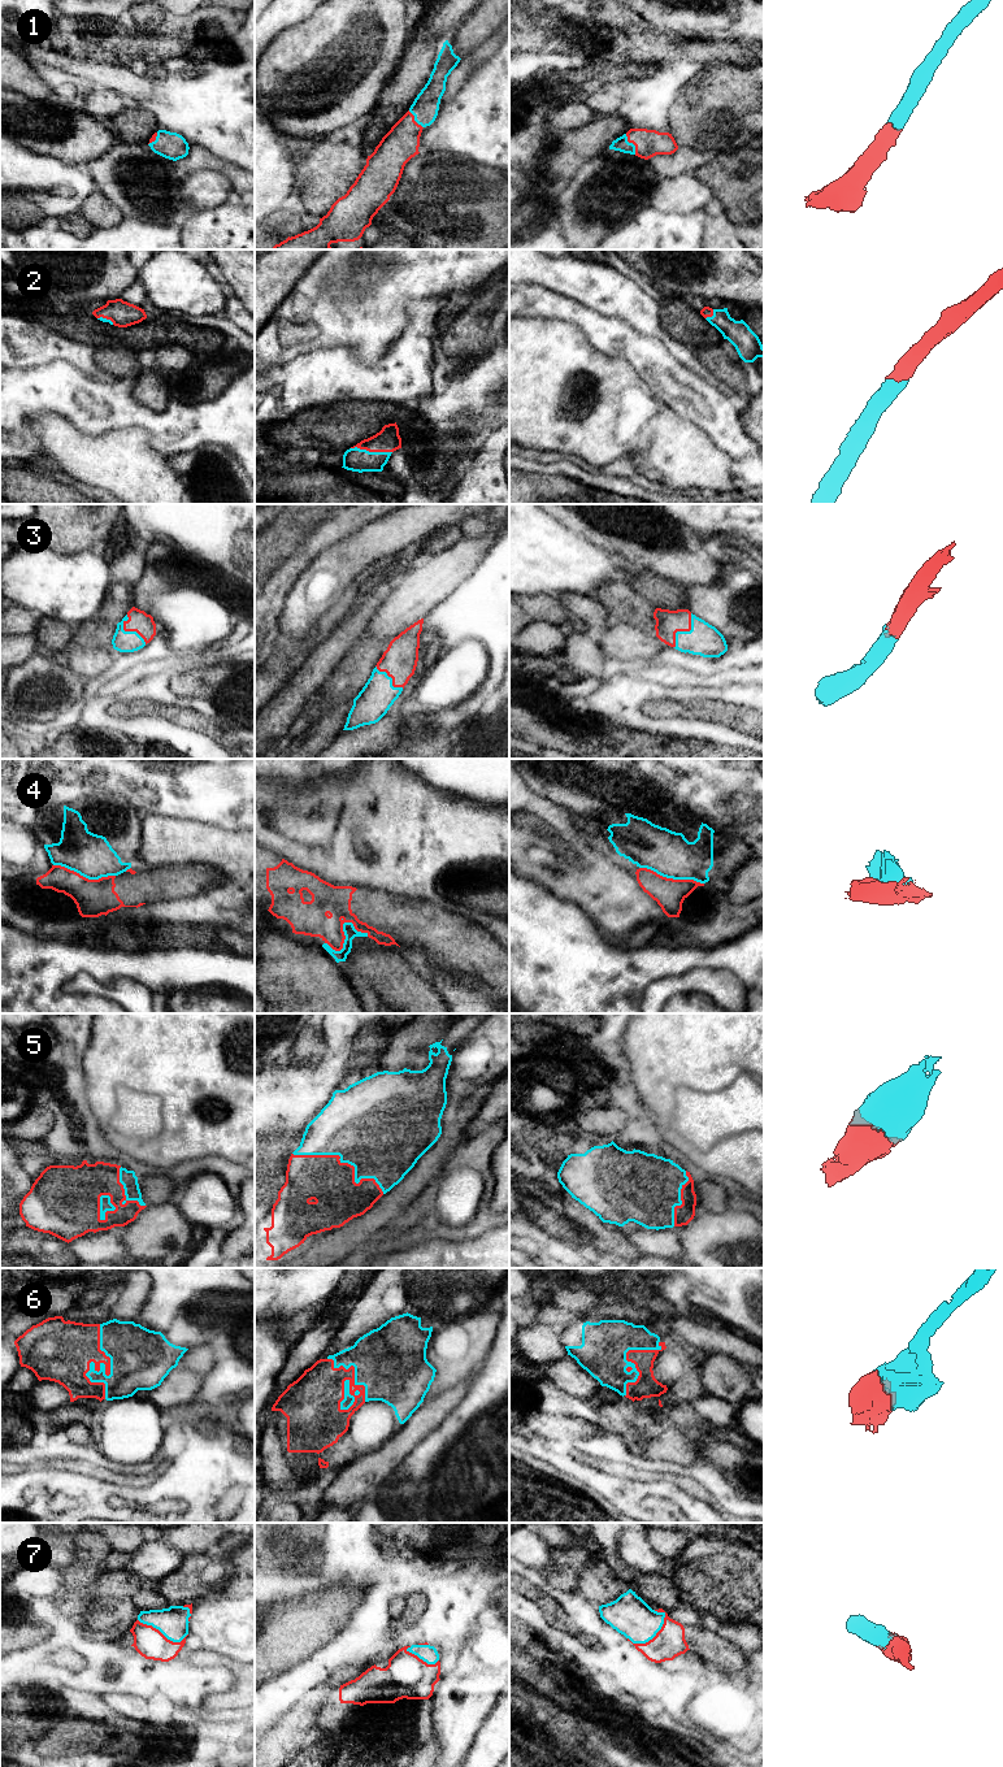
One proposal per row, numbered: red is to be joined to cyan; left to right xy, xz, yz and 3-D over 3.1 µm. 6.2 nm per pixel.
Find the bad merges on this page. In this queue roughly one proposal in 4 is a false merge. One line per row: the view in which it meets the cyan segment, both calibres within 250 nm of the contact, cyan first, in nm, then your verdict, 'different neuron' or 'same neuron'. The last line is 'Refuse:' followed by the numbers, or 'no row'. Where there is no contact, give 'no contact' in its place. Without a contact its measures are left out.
1: contact in yz; calibres 90 and 170 nm; same neuron
2: contact in xz; calibres 140 and 150 nm; same neuron
3: contact in yz; calibres 200 and 160 nm; same neuron
4: contact in xz; calibres 80 and 200 nm; different neuron
5: contact in xz; calibres 500 and 280 nm; same neuron
6: contact in xy; calibres 380 and 360 nm; same neuron
7: contact in yz; calibres 240 and 190 nm; same neuron
Refuse: 4

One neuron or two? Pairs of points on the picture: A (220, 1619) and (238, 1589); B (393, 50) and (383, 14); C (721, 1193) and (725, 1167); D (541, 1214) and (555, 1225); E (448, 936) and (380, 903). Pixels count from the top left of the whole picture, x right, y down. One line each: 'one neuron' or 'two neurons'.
A: two neurons
B: one neuron
C: two neurons
D: one neuron
E: one neuron

